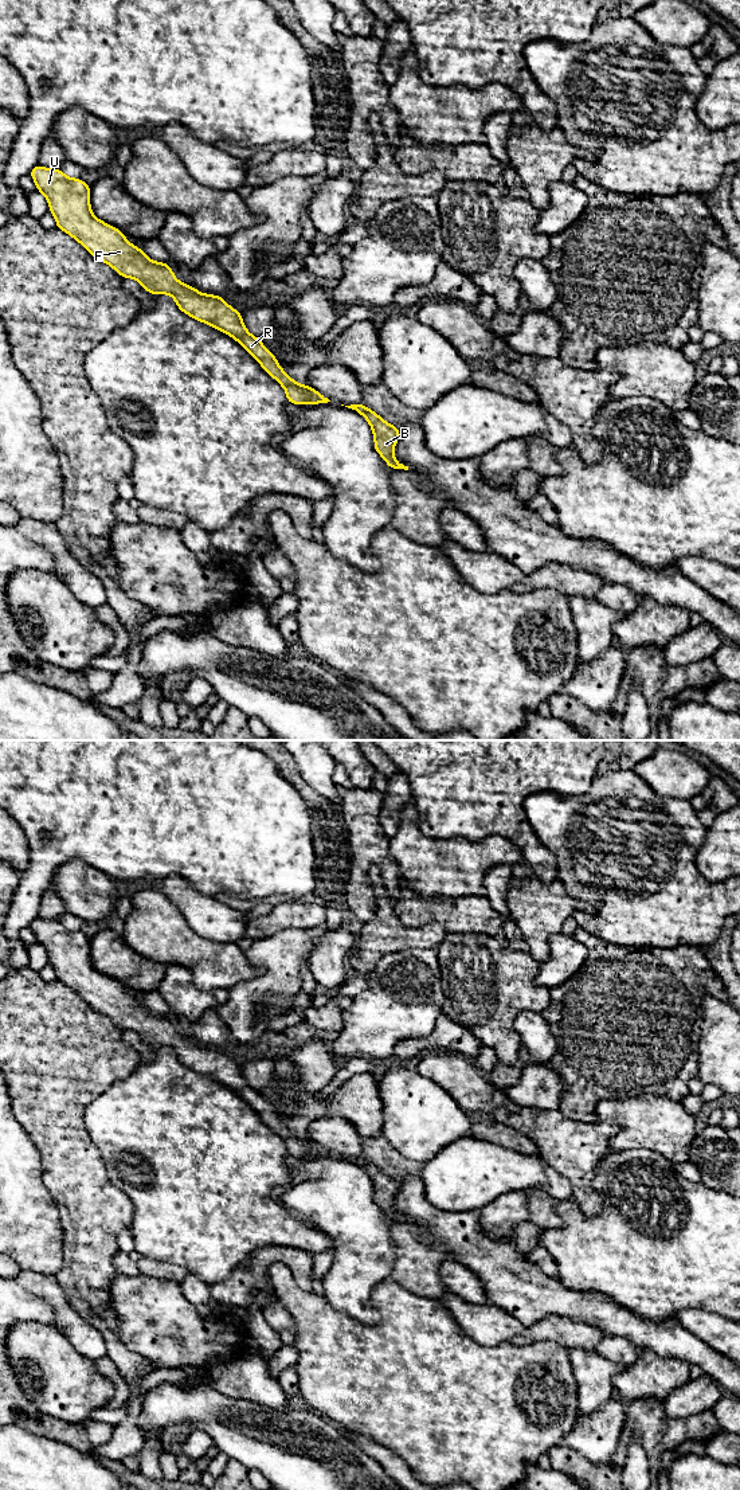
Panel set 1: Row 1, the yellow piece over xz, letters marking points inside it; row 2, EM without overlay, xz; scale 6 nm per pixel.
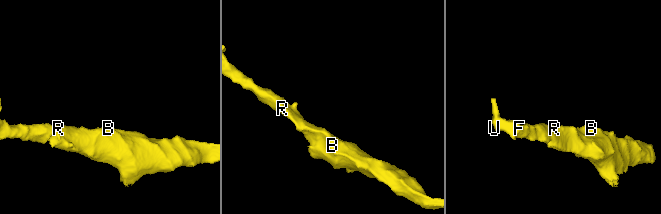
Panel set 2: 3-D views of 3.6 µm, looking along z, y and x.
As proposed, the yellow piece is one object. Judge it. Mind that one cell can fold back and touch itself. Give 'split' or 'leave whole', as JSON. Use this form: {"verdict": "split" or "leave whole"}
{"verdict": "leave whole"}

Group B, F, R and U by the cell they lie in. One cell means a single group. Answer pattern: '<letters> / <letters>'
B F R U

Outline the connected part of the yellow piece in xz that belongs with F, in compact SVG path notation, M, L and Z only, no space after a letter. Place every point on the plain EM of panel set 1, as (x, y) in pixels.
M40 918L32 920L30 927L36 943L47 950L56 979L78 993L93 1009L110 1017L121 1029L138 1033L154 1048L172 1048L181 1064L235 1091L285 1141L287 1154L299 1158L330 1154L314 1141L289 1130L259 1090L246 1082L242 1065L220 1048L200 1045L177 1033L171 1017L149 1012L118 981L97 971L90 959L90 938L83 932Z

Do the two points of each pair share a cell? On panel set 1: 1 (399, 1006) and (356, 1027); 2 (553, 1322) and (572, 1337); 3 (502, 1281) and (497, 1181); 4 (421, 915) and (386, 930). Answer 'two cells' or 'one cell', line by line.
1: one cell
2: one cell
3: two cells
4: two cells

